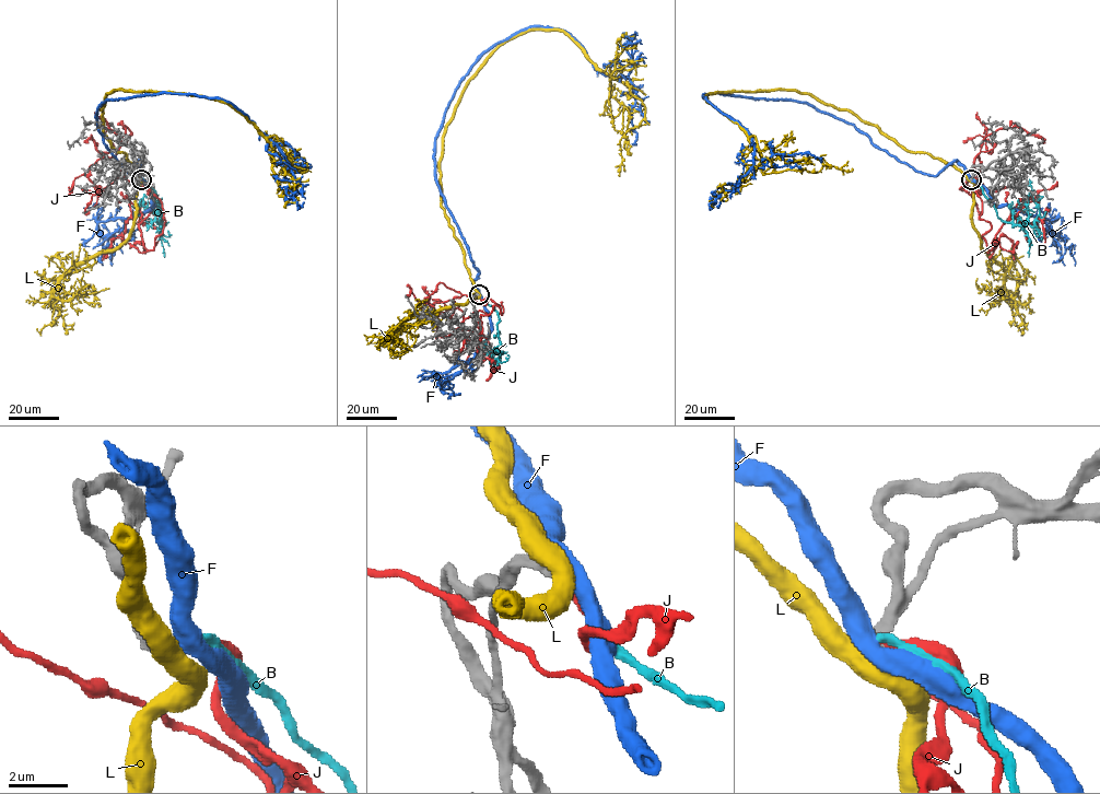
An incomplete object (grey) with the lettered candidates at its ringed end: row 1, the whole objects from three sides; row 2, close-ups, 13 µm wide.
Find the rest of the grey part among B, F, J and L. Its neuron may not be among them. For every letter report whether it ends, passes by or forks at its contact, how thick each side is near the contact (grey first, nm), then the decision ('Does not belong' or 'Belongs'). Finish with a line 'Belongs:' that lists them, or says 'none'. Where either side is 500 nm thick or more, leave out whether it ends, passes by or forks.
B: It ends there. Thickness 400 nm (grey) against 280 nm. Does not belong
F: Thickness 460 nm (grey) against 500 nm. Does not belong
J: It ends there. Thickness 420 nm (grey) against 260 nm. Belongs
L: Thickness 550 nm (grey) against 500 nm. Does not belong
Belongs: J

